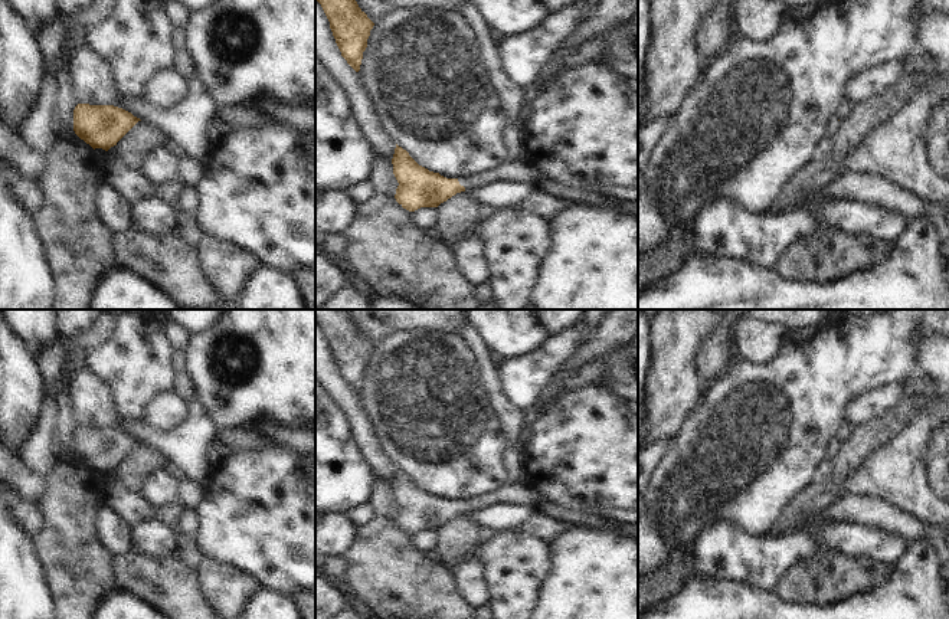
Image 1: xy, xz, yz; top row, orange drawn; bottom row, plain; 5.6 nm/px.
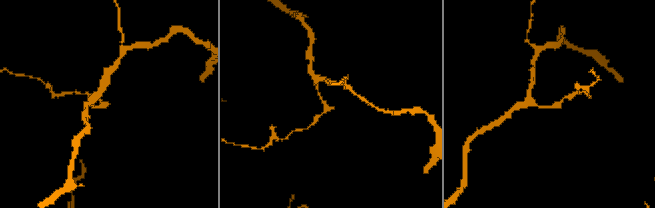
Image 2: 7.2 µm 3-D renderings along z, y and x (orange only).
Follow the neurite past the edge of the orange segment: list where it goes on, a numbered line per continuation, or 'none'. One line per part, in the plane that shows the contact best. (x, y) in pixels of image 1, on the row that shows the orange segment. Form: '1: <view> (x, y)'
1: xz (511, 170)

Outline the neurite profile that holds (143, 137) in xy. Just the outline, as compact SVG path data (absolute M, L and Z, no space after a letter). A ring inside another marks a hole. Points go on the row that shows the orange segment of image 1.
M138 121L115 145L117 158L128 167L140 170L143 160L167 141L167 135L156 125Z

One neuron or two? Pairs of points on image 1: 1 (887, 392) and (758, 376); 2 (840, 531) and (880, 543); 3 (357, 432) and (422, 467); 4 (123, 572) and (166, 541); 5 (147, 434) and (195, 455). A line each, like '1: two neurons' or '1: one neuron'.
1: two neurons
2: one neuron
3: two neurons
4: two neurons
5: one neuron

